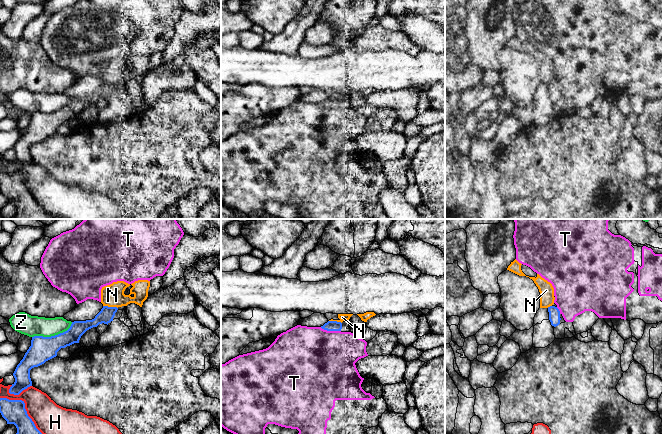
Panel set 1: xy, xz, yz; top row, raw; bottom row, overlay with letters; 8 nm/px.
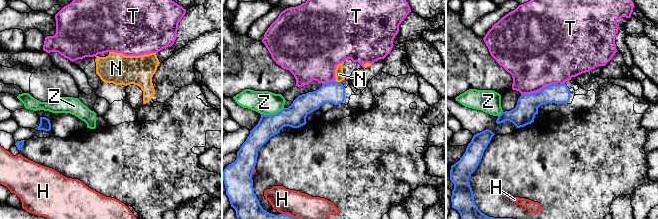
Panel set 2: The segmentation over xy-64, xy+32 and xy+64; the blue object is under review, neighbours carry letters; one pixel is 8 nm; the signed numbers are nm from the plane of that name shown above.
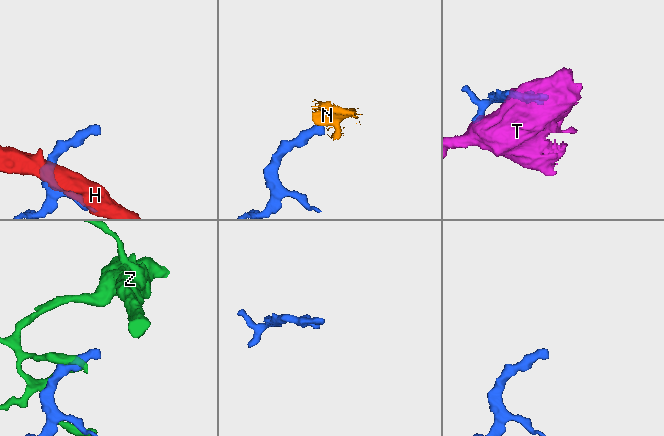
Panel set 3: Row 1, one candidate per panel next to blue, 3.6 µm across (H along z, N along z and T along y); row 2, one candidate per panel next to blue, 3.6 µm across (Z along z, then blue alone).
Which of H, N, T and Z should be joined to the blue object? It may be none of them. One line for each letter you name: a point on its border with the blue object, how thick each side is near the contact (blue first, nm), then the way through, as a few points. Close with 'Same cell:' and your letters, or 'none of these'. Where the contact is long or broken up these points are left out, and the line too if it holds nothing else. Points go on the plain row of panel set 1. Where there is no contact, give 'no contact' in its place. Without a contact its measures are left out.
Same cell: none of these

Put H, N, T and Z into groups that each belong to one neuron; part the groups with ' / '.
H / N / T / Z

